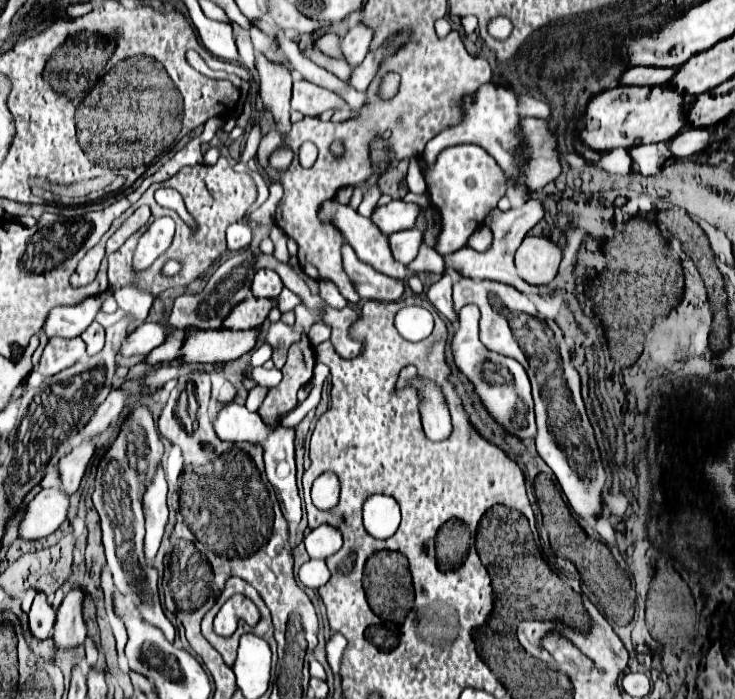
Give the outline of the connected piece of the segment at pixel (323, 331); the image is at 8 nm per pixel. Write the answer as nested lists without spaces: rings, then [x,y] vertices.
[[[317,323],[317,325],[313,325],[313,329],[311,329],[311,333],[309,333],[307,337],[309,337],[309,341],[311,341],[313,345],[319,345],[319,343],[323,343],[325,339],[329,339],[329,335],[331,335],[329,327],[327,327],[325,323]]]

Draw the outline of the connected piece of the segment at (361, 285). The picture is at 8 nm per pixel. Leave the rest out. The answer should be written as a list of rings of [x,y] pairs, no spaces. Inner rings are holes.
[[[343,245],[343,267],[349,279],[355,283],[361,299],[379,299],[379,301],[397,301],[407,289],[403,279],[395,279],[375,271],[371,265],[363,263],[351,245]]]

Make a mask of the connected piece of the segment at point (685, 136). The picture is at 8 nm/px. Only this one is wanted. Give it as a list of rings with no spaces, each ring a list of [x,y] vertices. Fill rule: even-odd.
[[[685,127],[677,137],[671,139],[671,151],[679,159],[703,153],[705,147],[711,143],[713,135],[715,135],[713,129],[689,129],[689,127]]]

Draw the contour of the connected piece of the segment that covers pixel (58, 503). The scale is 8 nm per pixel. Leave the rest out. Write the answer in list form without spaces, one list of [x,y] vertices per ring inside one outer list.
[[[43,489],[27,507],[19,535],[41,539],[61,527],[69,513],[69,495],[63,489]]]

